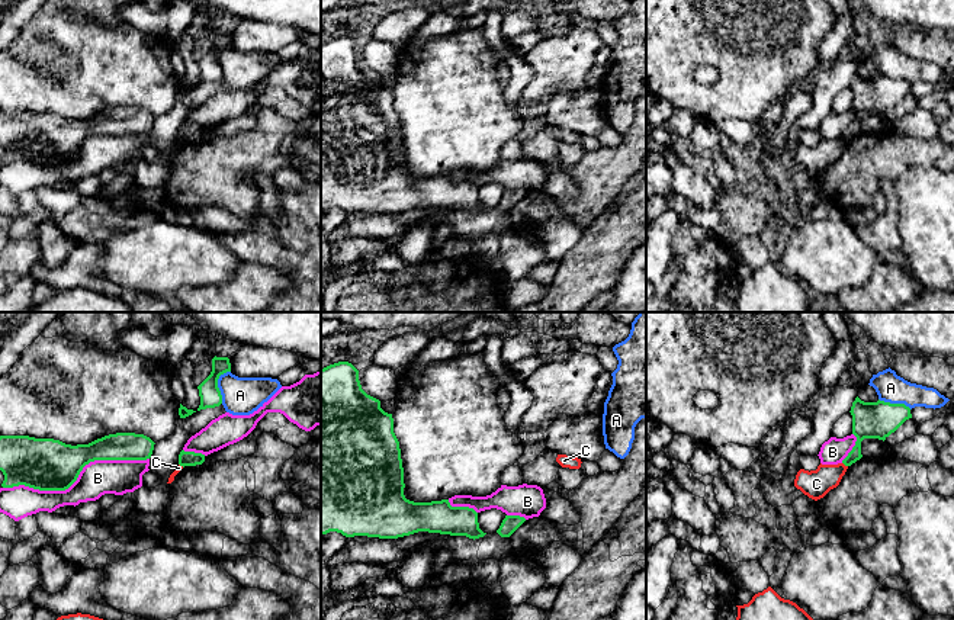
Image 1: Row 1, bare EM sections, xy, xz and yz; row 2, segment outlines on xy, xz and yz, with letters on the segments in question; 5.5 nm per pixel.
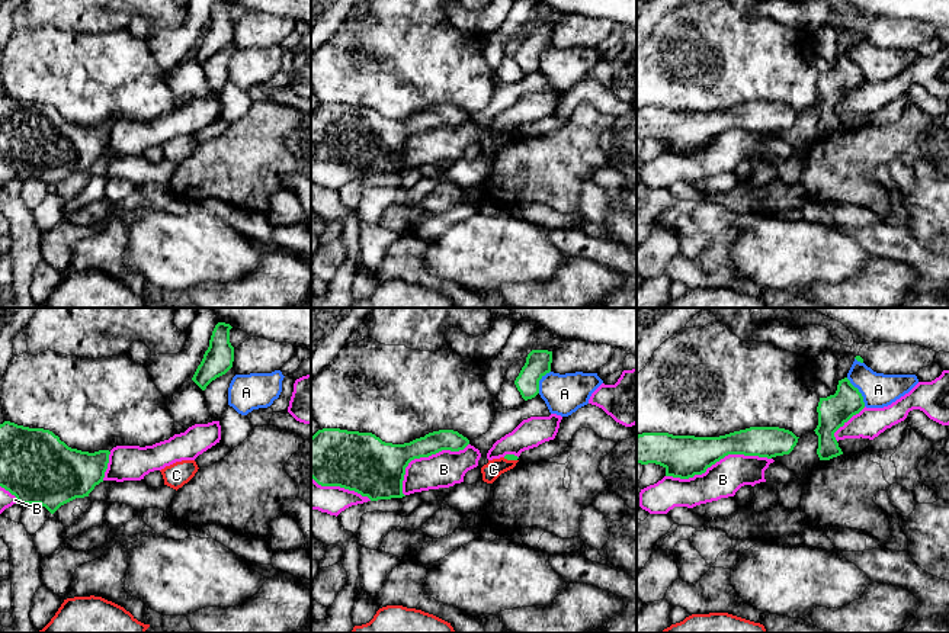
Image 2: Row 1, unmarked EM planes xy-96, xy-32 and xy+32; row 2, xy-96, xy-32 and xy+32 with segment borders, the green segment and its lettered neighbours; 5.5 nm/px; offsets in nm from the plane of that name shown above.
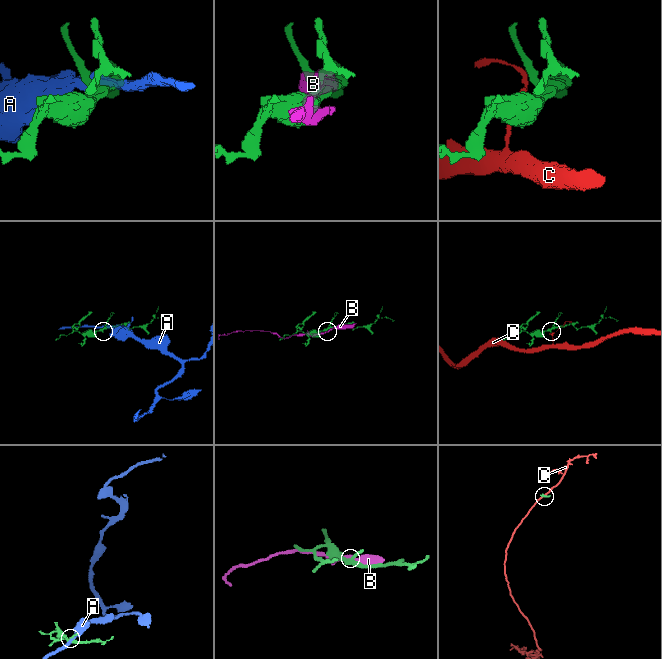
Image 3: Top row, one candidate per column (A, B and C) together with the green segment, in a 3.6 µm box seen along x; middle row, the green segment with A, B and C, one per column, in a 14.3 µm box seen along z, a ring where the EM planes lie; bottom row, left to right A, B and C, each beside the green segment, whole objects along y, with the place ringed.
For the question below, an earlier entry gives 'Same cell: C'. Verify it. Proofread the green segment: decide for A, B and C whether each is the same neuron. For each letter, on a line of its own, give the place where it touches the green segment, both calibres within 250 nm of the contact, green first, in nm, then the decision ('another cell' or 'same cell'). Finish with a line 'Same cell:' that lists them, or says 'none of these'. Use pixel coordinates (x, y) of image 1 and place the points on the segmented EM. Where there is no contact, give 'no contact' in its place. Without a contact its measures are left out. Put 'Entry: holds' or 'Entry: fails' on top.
Entry: fails
A: contact xy (217, 385); calibres 120 and 200 nm; another cell
B: contact xy (77, 476); calibres 280 and 190 nm; another cell
C: contact yz (845, 465); calibres 140 and 160 nm; another cell
Same cell: none of these

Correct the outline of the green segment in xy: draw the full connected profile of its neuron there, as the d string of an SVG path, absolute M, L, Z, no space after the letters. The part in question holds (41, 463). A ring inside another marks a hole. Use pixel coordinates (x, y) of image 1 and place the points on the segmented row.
M116 433L89 444L65 444L54 439L0 436L3 488L25 485L39 491L65 491L86 465L94 460L147 460L154 441L135 433Z

